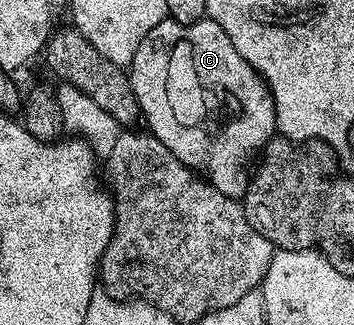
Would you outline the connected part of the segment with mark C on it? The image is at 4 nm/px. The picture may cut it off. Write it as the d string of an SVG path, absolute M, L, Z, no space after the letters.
M210 18L189 25L163 19L145 34L141 46L137 46L129 75L142 119L147 120L146 127L151 135L168 147L183 165L204 175L226 197L241 200L250 184L252 165L267 141L276 135L275 103L263 77L241 54L237 54L220 24Z

